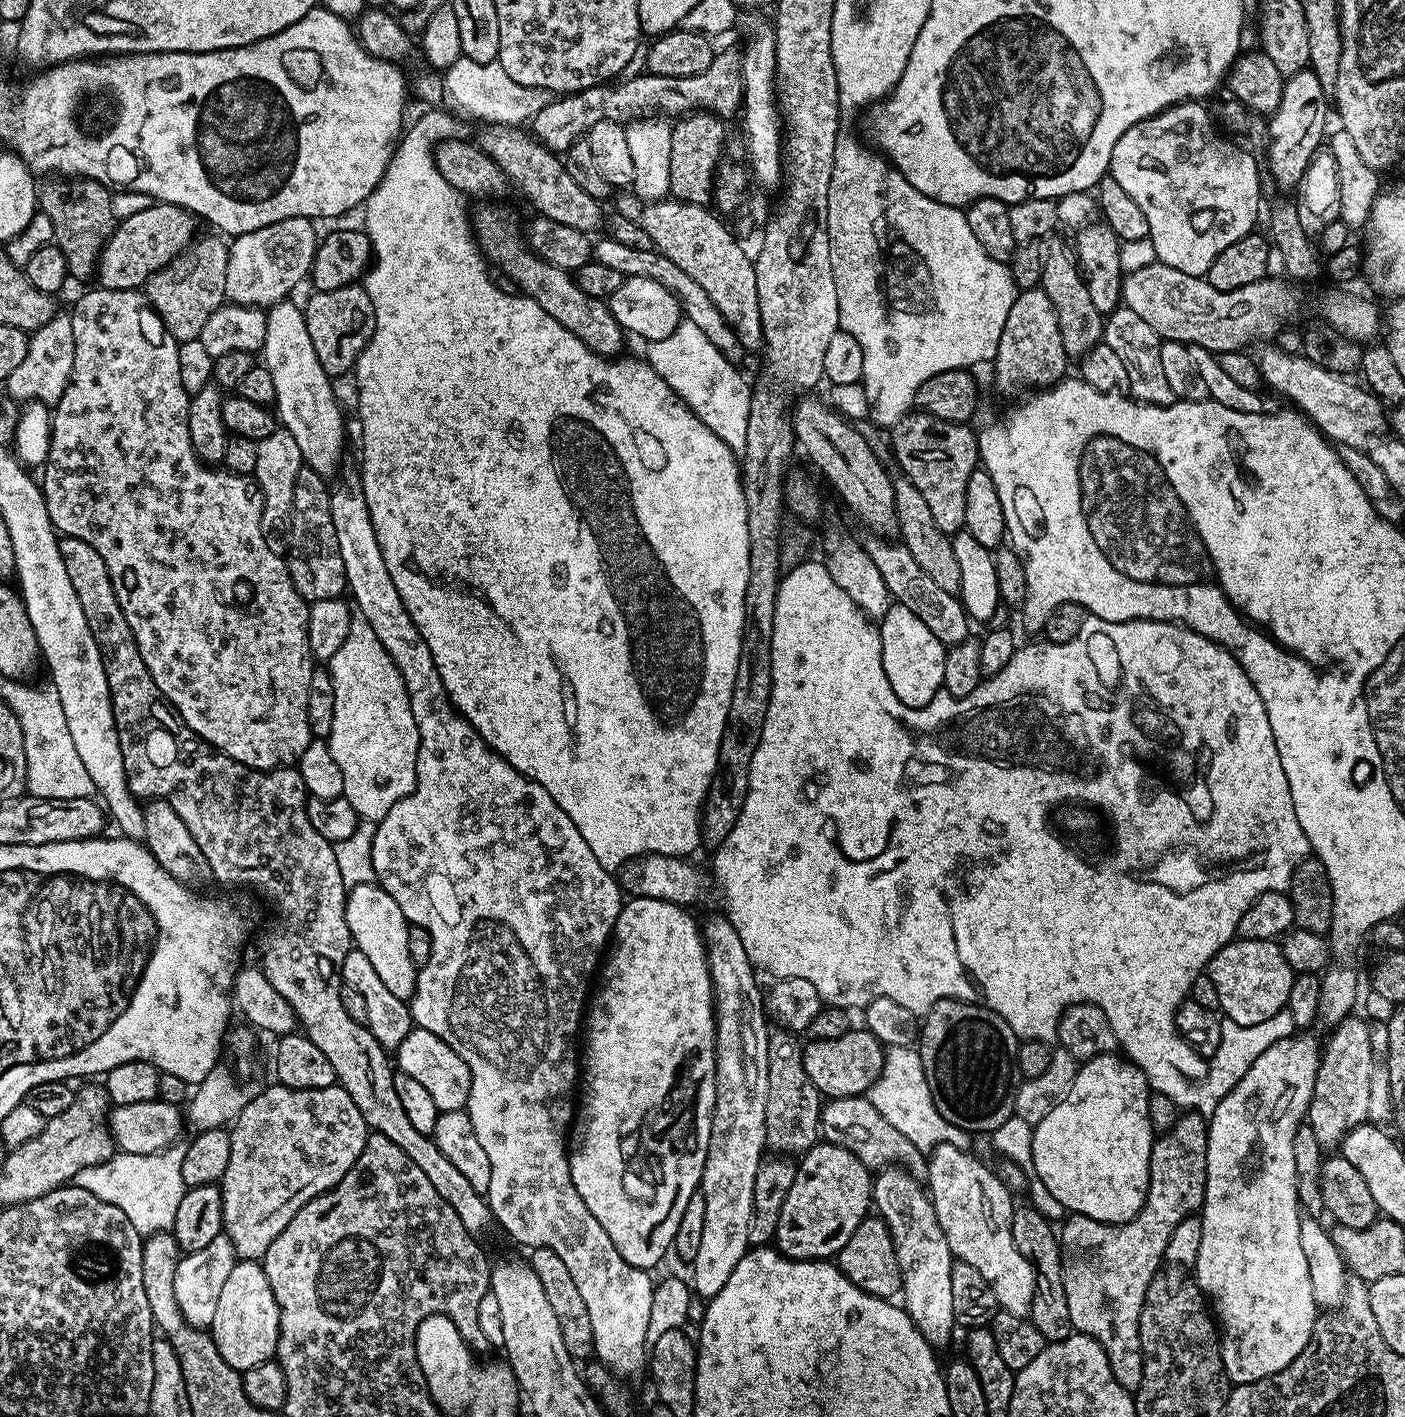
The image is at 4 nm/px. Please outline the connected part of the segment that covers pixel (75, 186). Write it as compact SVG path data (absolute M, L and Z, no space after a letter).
M48 178L38 188L39 211L54 222L54 243L66 258L69 277L75 280L93 279L100 262L100 253L118 223L112 205L113 193L109 185L83 178Z

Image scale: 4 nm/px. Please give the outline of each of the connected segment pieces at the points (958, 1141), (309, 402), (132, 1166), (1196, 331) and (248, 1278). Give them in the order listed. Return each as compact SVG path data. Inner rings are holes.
M915 1047L888 1048L884 1053L884 1065L882 1074L874 1082L874 1086L868 1089L867 1098L901 1134L906 1134L910 1142L922 1153L931 1153L939 1144L949 1144L967 1149L970 1140L969 1133L962 1131L958 1126L946 1122L942 1114L938 1114L938 1106L934 1106L934 1098L930 1094L930 1086L926 1082L926 1074L922 1070L922 1058Z
M285 298L267 309L262 367L270 370L270 378L274 378L274 412L283 431L294 434L294 442L298 442L298 450L302 450L305 465L328 478L331 477L332 464L338 463L344 456L344 418L332 393L333 381L328 372L322 370L314 342L310 342L303 307L294 301Z
M177 1142L171 1148L154 1154L130 1154L117 1151L104 1164L90 1166L75 1178L77 1188L90 1190L102 1202L122 1208L130 1222L144 1238L171 1229L174 1214L178 1214L178 1202L182 1202L186 1191L182 1182L182 1158L185 1145Z
M1155 262L1125 275L1122 304L1144 319L1161 341L1176 340L1213 354L1238 352L1251 340L1275 337L1281 331L1280 323L1296 312L1296 296L1287 288L1289 285L1283 279L1272 279L1250 282L1242 290L1223 292L1214 290L1207 279L1182 274L1174 266Z
M240 1260L234 1270L230 1270L222 1285L222 1294L218 1294L218 1306L214 1310L210 1331L212 1341L218 1346L218 1354L222 1354L222 1358L226 1358L226 1362L241 1374L250 1370L250 1366L258 1366L275 1357L280 1337L280 1311L263 1263Z

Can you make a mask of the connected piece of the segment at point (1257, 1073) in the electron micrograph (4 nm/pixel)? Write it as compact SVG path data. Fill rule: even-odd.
M1308 1034L1287 1036L1274 1042L1274 1046L1270 1046L1268 1050L1262 1050L1262 1054L1258 1054L1258 1058L1254 1058L1250 1070L1246 1070L1246 1074L1243 1074L1242 1080L1234 1086L1234 1090L1230 1090L1230 1094L1226 1094L1226 1098L1222 1098L1222 1102L1218 1102L1218 1106L1212 1111L1208 1120L1206 1190L1204 1191L1204 1207L1199 1213L1202 1222L1202 1246L1198 1246L1194 1283L1200 1287L1201 1292L1210 1301L1211 1307L1218 1317L1220 1357L1224 1363L1224 1372L1233 1385L1258 1382L1262 1378L1266 1378L1270 1374L1278 1374L1278 1370L1290 1366L1290 1362L1294 1362L1294 1358L1298 1358L1298 1354L1302 1354L1302 1350L1310 1342L1318 1319L1314 1290L1310 1290L1310 1269L1306 1267L1306 1254L1302 1254L1302 1246L1298 1242L1298 1226L1302 1219L1302 1209L1296 1185L1294 1138L1296 1131L1300 1129L1301 1124L1305 1123L1308 1115L1308 1107L1314 1094L1314 1078L1318 1078L1322 1044L1319 1039L1316 1041L1314 1037L1304 1035Z

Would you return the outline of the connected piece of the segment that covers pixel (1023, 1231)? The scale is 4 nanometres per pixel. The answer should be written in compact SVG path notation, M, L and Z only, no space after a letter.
M1024 1204L1013 1207L1012 1233L1014 1246L1018 1246L1018 1254L1032 1263L1036 1271L1036 1283L1032 1285L1032 1313L1030 1319L1034 1327L1044 1335L1045 1341L1055 1342L1065 1340L1073 1335L1074 1329L1070 1322L1070 1306L1066 1306L1066 1290L1060 1265L1060 1242L1057 1229L1036 1208Z

